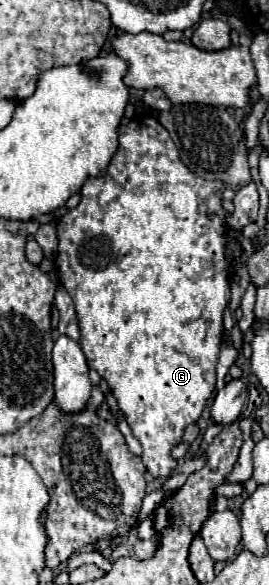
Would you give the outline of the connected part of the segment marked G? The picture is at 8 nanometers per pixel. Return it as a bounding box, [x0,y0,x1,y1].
[57,115,231,477]

